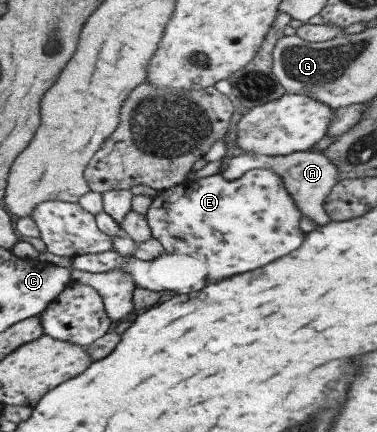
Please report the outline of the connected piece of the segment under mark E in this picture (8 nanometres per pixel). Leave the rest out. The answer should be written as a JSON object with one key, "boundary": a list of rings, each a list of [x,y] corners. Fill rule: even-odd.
{"boundary":[[[269,167],[247,170],[237,179],[227,180],[222,172],[195,179],[185,180],[155,196],[147,214],[153,236],[164,244],[165,252],[152,261],[144,261],[133,256],[123,257],[117,251],[79,256],[71,260],[73,269],[93,274],[111,272],[123,268],[133,276],[141,288],[161,292],[172,290],[177,294],[199,292],[211,282],[221,282],[229,276],[257,270],[259,266],[271,264],[303,246],[307,235],[301,230],[303,211],[293,199],[291,191],[285,185],[284,176]]]}

